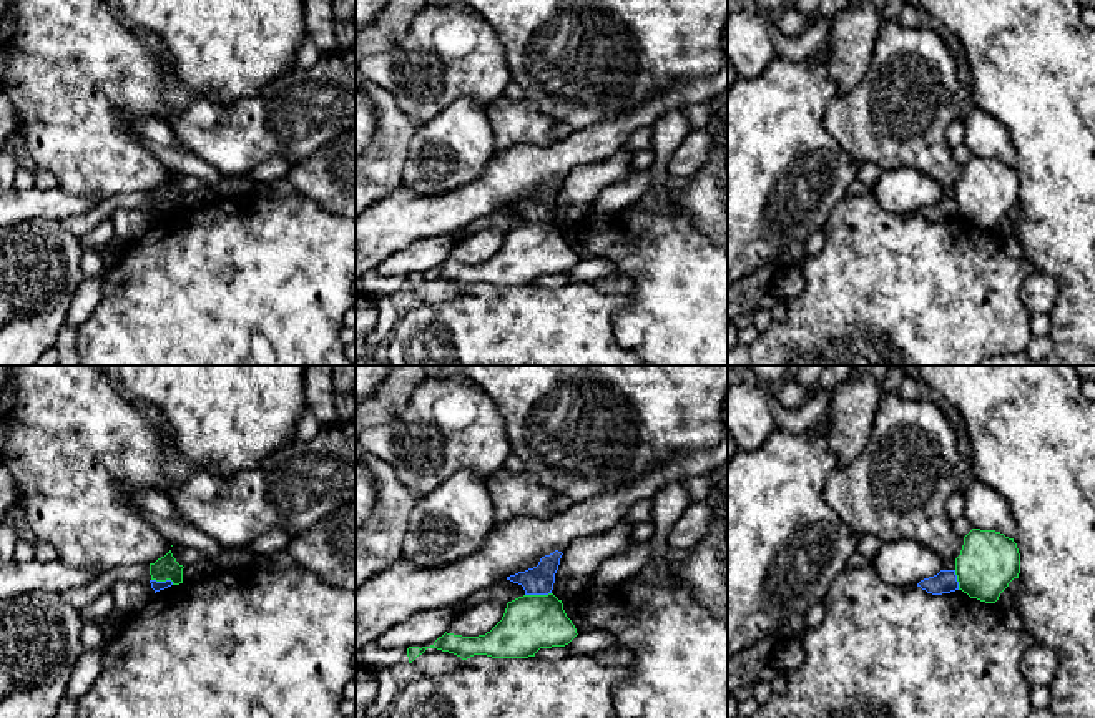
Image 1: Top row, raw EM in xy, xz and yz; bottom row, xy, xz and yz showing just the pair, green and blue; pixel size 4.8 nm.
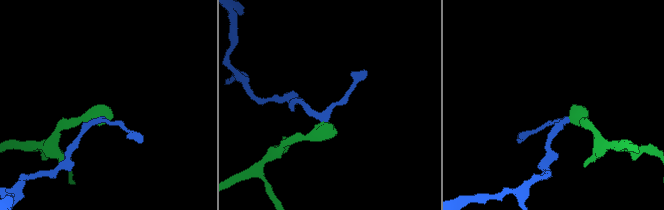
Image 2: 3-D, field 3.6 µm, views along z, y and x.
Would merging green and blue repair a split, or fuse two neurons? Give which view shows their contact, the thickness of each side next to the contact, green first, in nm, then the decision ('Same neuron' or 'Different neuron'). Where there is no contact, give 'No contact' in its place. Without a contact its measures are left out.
Touches green in xz. Thickness 260 nm (green) against 140 nm. Different neuron

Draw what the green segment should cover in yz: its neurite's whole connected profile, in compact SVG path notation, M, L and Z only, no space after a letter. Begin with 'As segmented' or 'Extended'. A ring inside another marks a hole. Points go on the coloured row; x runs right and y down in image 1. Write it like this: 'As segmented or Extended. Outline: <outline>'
As segmented. Outline: M972 529L955 558L959 590L970 598L995 603L1020 573L1020 553L1014 538L995 530Z

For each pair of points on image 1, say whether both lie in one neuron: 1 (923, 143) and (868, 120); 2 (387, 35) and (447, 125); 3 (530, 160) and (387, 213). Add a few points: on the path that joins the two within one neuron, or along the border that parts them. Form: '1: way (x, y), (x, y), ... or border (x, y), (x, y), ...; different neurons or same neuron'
1: way (909, 132), (898, 120), (881, 120); same neuron
2: border (477, 103), (459, 97), (422, 123); different neurons
3: way (495, 188), (451, 211), (422, 213); same neuron

